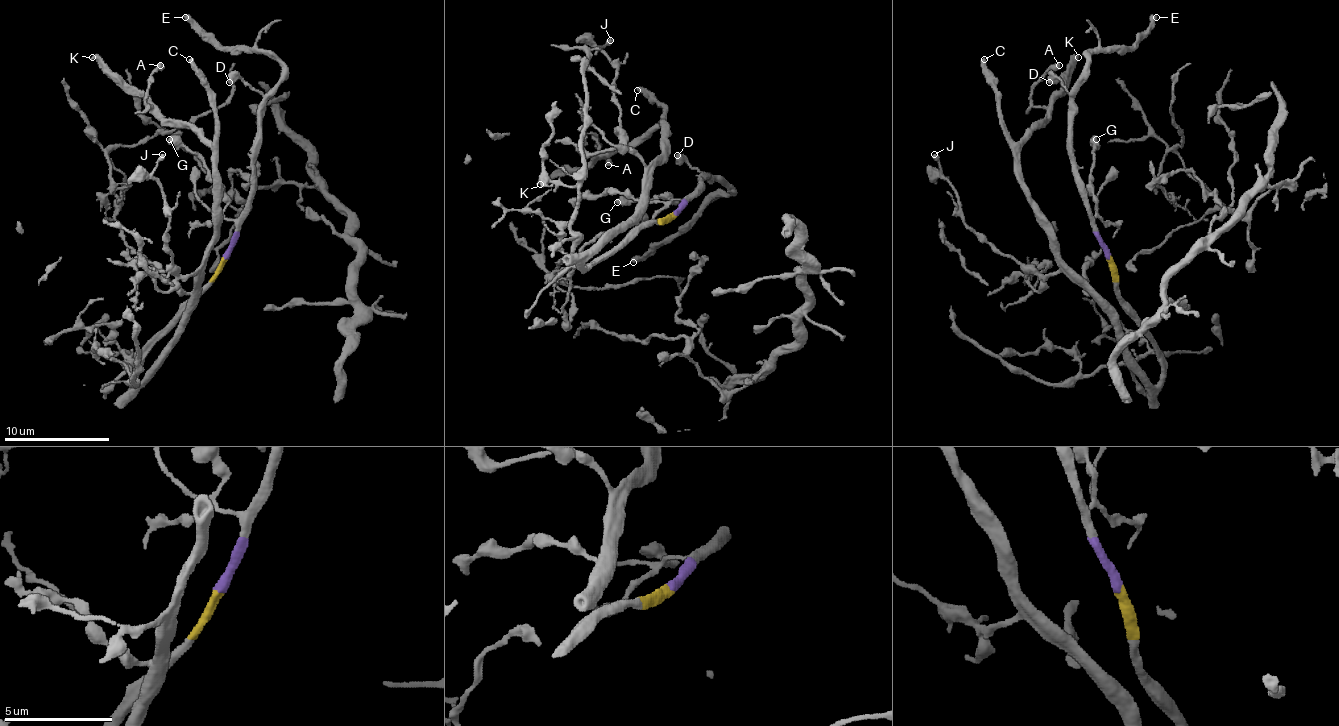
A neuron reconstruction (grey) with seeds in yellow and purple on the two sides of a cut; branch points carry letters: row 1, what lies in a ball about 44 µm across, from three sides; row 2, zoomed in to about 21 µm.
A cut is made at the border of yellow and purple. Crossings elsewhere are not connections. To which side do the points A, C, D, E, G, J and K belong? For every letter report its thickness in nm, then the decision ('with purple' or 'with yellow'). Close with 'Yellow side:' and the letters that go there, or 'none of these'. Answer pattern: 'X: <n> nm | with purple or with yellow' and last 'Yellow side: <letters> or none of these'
A: 420 nm | with yellow
C: 360 nm | with yellow
D: 650 nm | with purple
E: 420 nm | with purple
G: 600 nm | with purple
J: 320 nm | with yellow
K: 440 nm | with yellow
Yellow side: A, C, J, K

